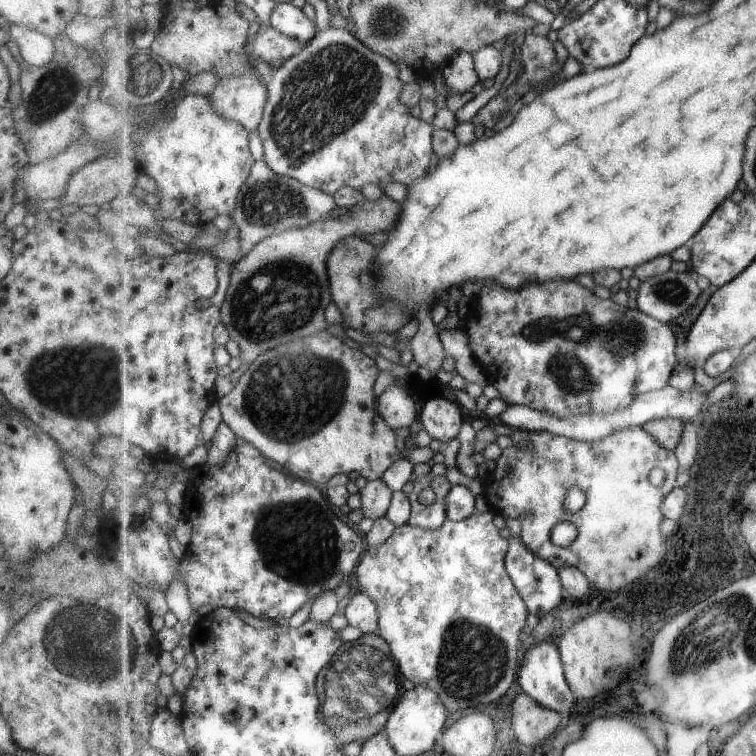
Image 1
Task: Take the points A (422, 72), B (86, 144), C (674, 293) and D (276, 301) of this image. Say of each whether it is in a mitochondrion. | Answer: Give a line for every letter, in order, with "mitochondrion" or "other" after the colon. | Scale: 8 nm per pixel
A: other
B: other
C: mitochondrion
D: mitochondrion

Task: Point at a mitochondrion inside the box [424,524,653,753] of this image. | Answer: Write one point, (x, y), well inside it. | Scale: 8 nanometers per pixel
(472, 660)

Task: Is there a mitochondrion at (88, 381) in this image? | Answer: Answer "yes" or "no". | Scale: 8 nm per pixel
yes

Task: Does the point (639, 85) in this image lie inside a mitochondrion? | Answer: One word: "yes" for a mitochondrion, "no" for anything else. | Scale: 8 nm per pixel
no

